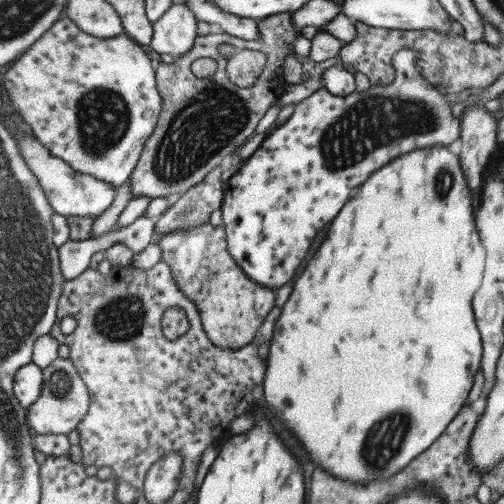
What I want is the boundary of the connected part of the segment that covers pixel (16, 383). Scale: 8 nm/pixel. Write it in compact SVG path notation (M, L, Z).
M31 362L15 370L15 374L13 374L12 391L17 402L24 409L37 400L42 382L42 369Z

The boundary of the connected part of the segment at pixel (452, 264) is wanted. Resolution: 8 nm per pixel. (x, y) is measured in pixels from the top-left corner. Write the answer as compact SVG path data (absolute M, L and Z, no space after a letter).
M429 145L399 155L359 184L357 194L348 198L330 220L323 242L307 262L307 268L299 274L299 280L295 280L291 296L281 308L273 328L269 354L264 362L261 402L265 403L271 415L273 413L274 419L281 420L284 427L295 434L315 467L325 469L333 477L353 483L367 483L397 473L438 438L467 400L482 355L481 338L472 312L472 296L481 282L485 260L485 249L475 228L472 195L459 166L459 157L449 152L447 146Z

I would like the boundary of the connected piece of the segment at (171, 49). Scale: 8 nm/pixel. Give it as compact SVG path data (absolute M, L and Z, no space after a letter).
M184 3L169 4L165 12L152 22L151 42L145 48L173 58L185 54L193 46L196 22Z

